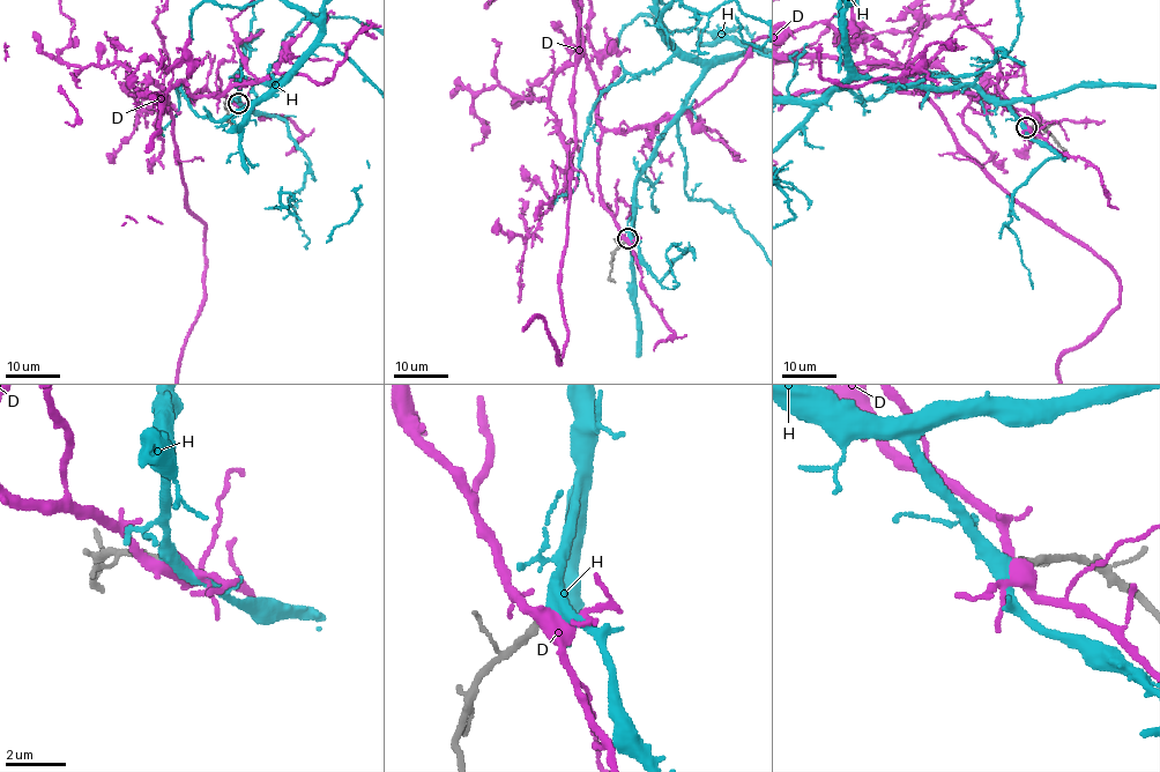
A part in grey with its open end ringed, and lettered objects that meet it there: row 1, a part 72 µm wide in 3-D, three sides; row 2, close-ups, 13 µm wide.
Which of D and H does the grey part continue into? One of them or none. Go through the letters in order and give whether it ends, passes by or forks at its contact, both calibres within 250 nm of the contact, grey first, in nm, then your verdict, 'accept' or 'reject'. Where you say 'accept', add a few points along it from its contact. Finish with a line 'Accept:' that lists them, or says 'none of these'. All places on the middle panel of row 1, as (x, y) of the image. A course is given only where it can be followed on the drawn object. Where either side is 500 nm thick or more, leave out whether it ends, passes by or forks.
D: it passes by; 280 nm thick on the grey side, 480 nm on the other; reject
H: it passes by; 240 nm thick on the grey side, 400 nm on the other; accept
Accept: H

